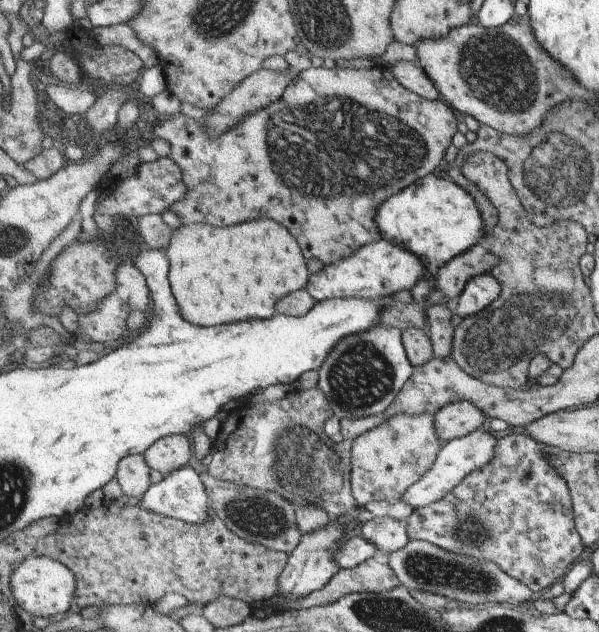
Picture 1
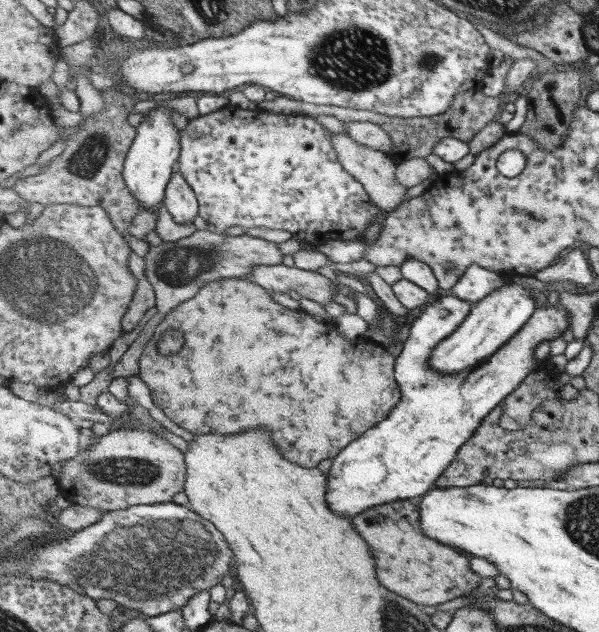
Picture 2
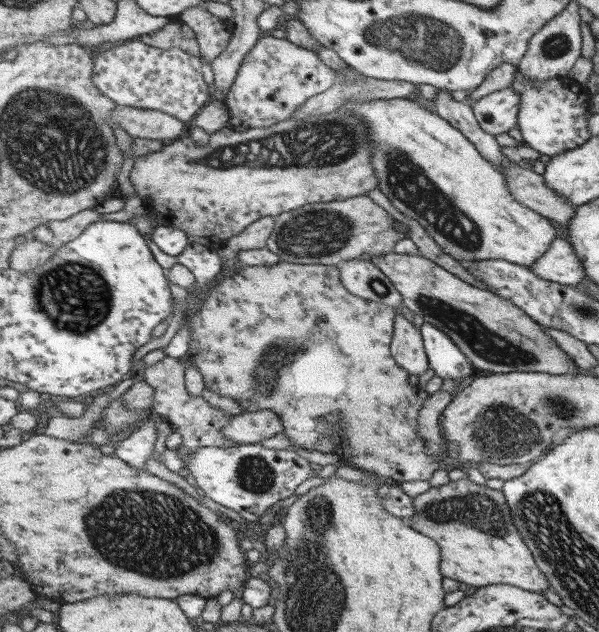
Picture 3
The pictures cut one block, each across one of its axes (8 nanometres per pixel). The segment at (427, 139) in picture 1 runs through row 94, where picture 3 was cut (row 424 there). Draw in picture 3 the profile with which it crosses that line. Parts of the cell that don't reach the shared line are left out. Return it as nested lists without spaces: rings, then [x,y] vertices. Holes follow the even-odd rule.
[[[280,261],[272,267],[244,267],[234,276],[215,282],[198,292],[200,309],[186,317],[184,324],[191,329],[191,348],[184,357],[179,357],[183,364],[192,364],[202,375],[205,386],[220,396],[233,398],[246,412],[261,410],[275,411],[284,424],[284,433],[296,444],[296,448],[318,450],[329,454],[338,454],[345,465],[350,465],[369,471],[379,478],[391,478],[400,483],[414,480],[431,480],[435,470],[439,470],[439,458],[429,456],[424,438],[418,433],[419,413],[429,398],[429,393],[423,394],[423,388],[409,384],[411,373],[403,368],[393,353],[391,345],[395,336],[394,322],[397,308],[382,303],[365,300],[355,296],[343,285],[338,265],[299,264]]]

